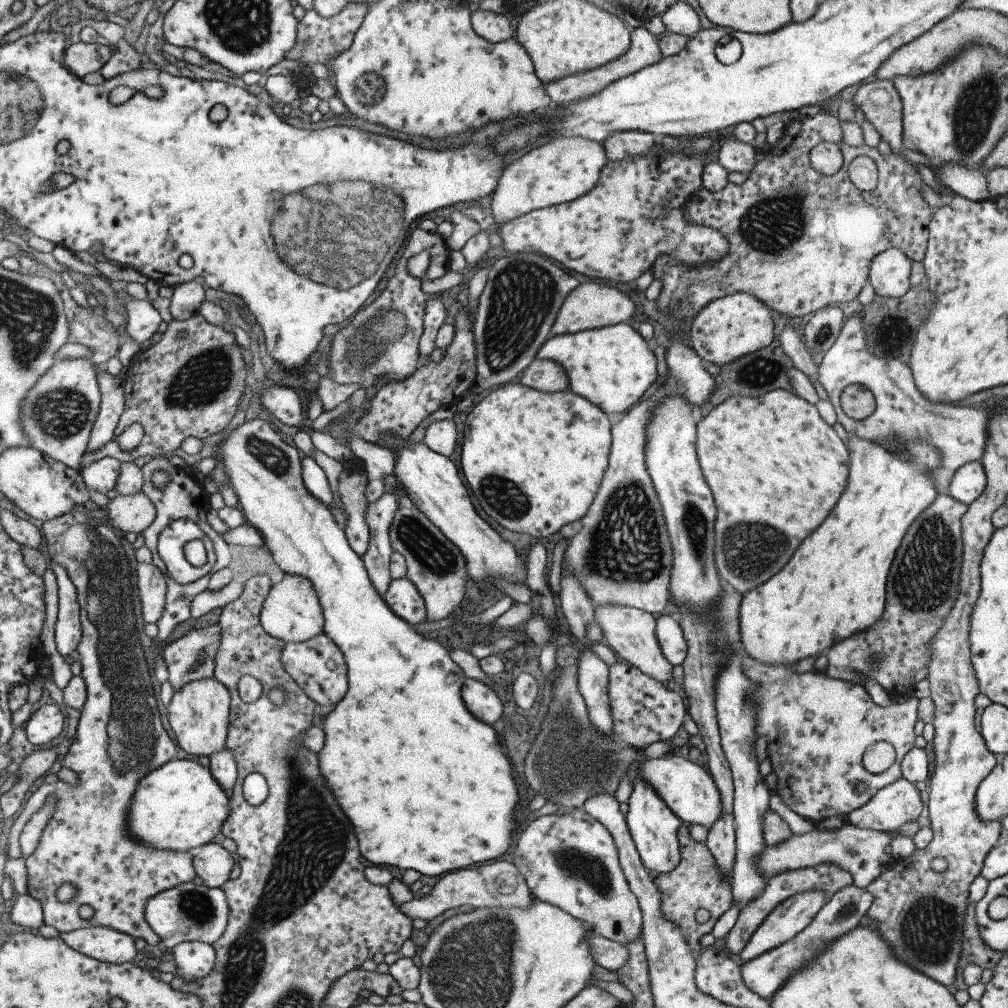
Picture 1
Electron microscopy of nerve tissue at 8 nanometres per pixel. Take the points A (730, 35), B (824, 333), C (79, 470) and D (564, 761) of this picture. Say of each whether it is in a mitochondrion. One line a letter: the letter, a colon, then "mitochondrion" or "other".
A: other
B: mitochondrion
C: other
D: mitochondrion

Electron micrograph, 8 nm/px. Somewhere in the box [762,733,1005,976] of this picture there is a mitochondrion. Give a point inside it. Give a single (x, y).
(928, 929)

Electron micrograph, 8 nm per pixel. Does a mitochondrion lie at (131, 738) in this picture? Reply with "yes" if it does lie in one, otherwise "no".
yes

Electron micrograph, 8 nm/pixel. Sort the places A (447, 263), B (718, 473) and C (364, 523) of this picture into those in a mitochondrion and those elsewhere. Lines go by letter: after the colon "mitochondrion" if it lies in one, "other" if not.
A: other
B: other
C: other

